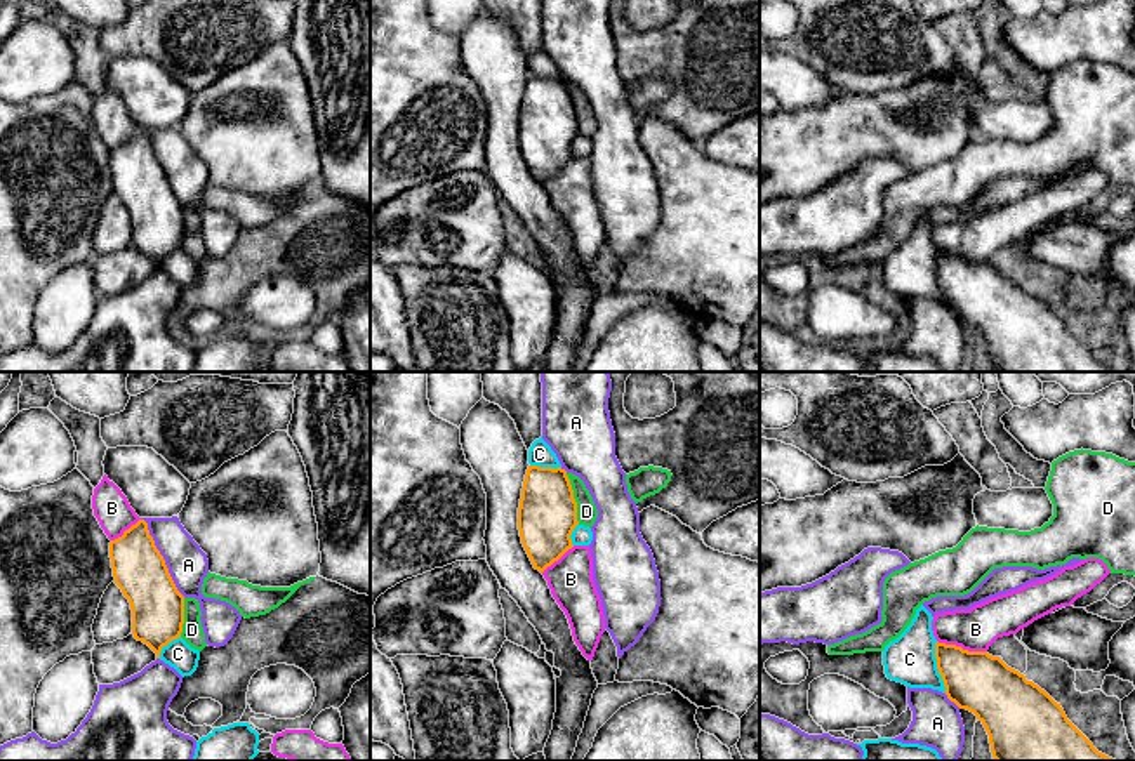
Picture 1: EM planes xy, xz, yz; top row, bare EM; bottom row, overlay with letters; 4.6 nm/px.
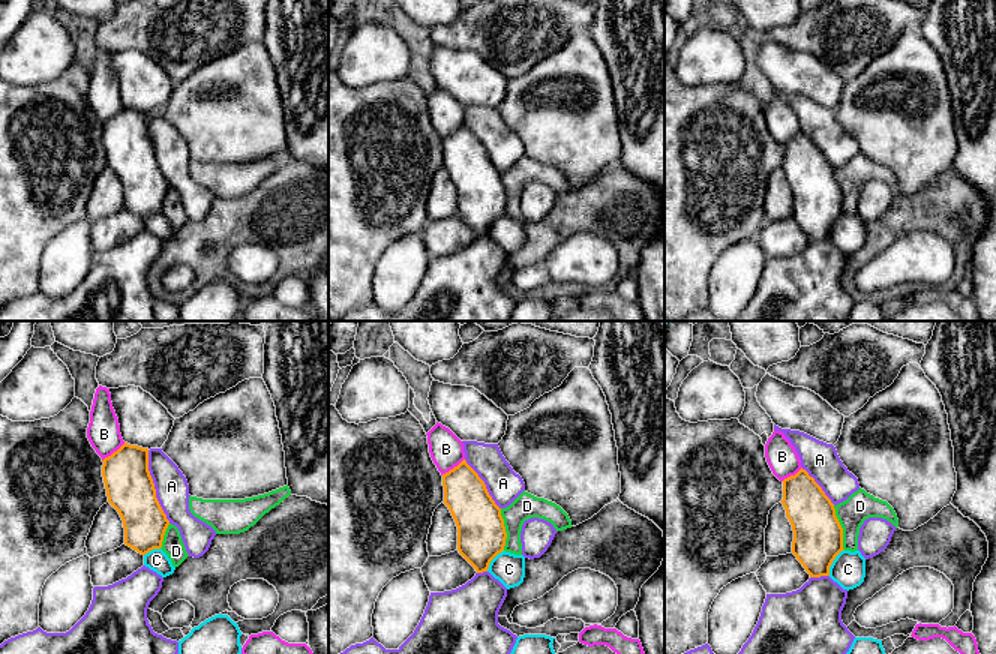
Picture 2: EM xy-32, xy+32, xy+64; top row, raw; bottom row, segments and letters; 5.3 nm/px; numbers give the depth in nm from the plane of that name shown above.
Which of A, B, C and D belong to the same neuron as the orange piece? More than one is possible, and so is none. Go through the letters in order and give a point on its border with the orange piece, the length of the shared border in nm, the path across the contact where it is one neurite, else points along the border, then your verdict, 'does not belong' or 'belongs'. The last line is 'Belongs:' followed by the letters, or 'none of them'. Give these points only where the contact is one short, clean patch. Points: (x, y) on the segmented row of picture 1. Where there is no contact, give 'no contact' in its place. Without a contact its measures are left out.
A: xy (162, 558) | 420 nm | does not belong
B: yz (960, 647) | 240 nm | does not belong
C: yz (937, 668) | 240 nm | does not belong
D: xz (574, 499) | 240 nm | does not belong
Belongs: none of them

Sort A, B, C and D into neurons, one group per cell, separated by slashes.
A / B / C / D

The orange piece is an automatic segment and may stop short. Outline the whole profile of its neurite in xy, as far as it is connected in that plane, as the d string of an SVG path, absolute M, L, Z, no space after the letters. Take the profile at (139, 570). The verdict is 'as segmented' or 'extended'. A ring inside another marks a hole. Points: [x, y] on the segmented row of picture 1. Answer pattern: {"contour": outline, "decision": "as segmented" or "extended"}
{"contour": "M139 519L122 537L110 542L115 584L132 610L132 634L160 658L170 641L181 638L184 596L177 591L163 556Z", "decision": "as segmented"}

